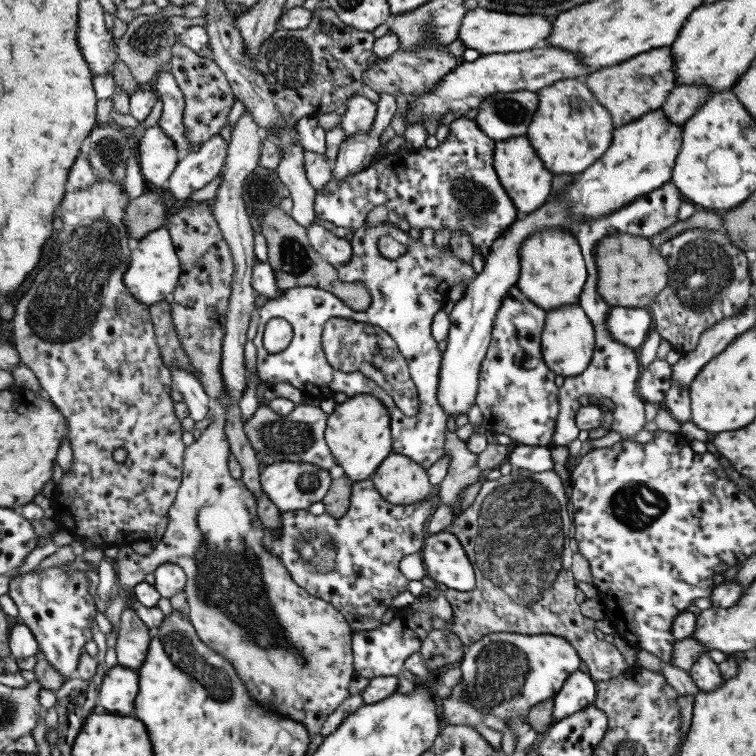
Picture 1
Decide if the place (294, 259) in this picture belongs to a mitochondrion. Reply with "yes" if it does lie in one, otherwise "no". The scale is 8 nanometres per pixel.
yes

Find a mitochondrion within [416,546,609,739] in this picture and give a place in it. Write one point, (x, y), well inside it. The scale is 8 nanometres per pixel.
(501, 669)

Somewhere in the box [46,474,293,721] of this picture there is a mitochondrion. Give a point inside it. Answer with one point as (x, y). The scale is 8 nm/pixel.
(213, 680)

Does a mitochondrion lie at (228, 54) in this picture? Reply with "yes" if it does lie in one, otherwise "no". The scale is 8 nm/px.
no

